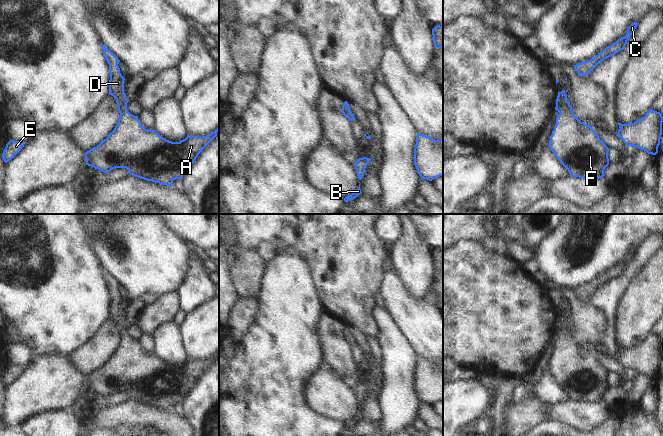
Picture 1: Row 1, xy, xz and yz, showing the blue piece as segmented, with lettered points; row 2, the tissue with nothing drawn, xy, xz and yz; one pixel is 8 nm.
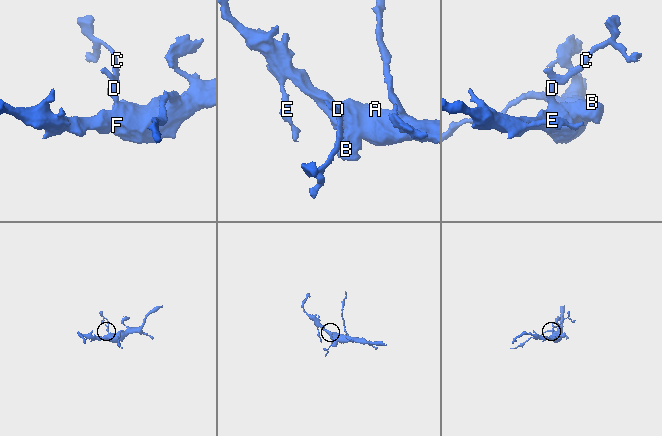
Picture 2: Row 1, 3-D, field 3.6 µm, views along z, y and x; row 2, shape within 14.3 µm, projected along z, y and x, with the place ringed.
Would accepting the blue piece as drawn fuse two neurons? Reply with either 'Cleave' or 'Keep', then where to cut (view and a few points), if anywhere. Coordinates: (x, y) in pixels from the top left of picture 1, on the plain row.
Keep. No split.

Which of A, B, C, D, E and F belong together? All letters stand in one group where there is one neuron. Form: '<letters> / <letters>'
A B C D E F

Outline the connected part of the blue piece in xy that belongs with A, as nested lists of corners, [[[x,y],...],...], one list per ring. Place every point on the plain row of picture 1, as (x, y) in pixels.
[[[102,267],[103,279],[109,288],[109,319],[112,319],[117,326],[120,341],[114,354],[97,371],[93,371],[85,377],[86,389],[92,390],[104,397],[115,392],[126,392],[130,399],[172,410],[175,403],[182,403],[183,399],[190,393],[200,376],[217,360],[219,352],[214,356],[198,361],[189,360],[180,366],[172,366],[161,361],[155,354],[145,353],[138,340],[130,338],[127,334],[128,324],[124,317],[124,301],[118,290],[120,284]]]

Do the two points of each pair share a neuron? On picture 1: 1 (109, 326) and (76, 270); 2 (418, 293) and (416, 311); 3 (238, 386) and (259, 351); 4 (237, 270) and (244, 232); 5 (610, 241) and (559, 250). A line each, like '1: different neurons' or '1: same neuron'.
1: different neurons
2: different neurons
3: same neuron
4: different neurons
5: same neuron

